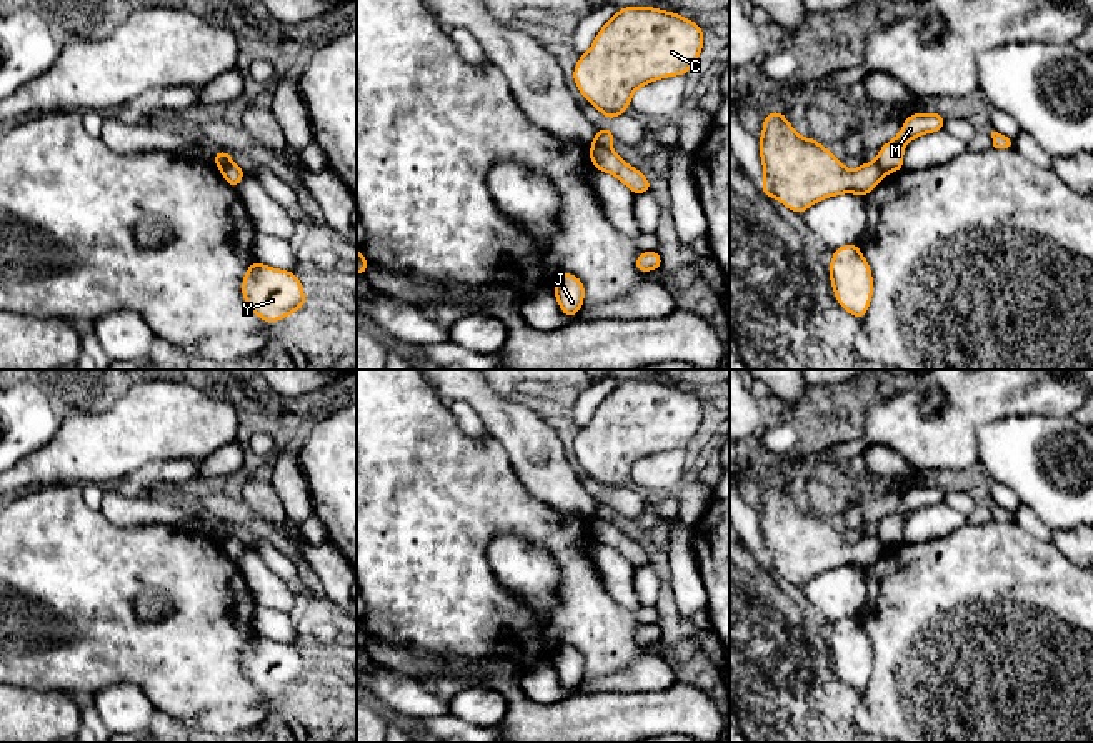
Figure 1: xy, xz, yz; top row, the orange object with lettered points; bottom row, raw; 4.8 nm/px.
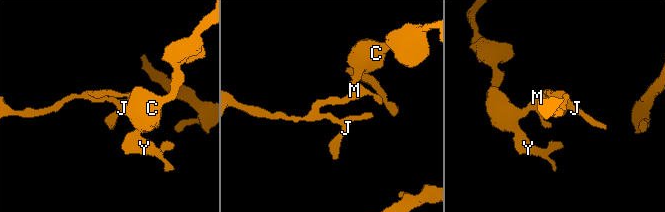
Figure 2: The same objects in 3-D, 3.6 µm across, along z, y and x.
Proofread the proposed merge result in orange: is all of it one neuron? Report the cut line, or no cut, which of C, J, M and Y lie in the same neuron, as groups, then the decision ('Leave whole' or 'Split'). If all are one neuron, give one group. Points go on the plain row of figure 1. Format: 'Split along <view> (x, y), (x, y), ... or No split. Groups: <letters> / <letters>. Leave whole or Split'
Split along xz (593, 515), (608, 522). Groups: C Y / J M. Split

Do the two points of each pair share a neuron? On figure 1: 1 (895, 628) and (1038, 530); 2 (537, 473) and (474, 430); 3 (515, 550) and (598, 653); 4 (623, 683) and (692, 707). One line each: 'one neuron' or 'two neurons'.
1: two neurons
2: two neurons
3: two neurons
4: two neurons

